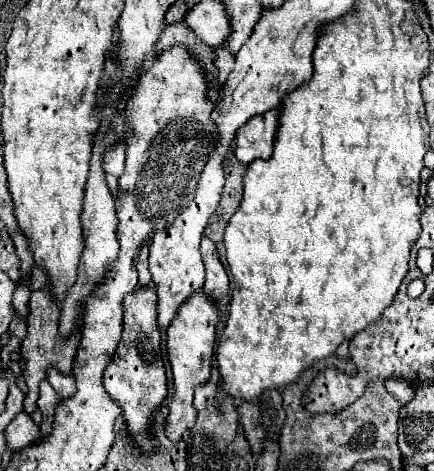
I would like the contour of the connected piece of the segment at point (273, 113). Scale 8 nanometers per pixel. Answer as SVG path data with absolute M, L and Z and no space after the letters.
M269 110L269 112L263 112L259 116L253 116L235 134L235 158L243 164L251 164L257 158L261 158L261 160L271 158L271 146L273 146L273 140L275 140L277 126L279 126L279 110Z

